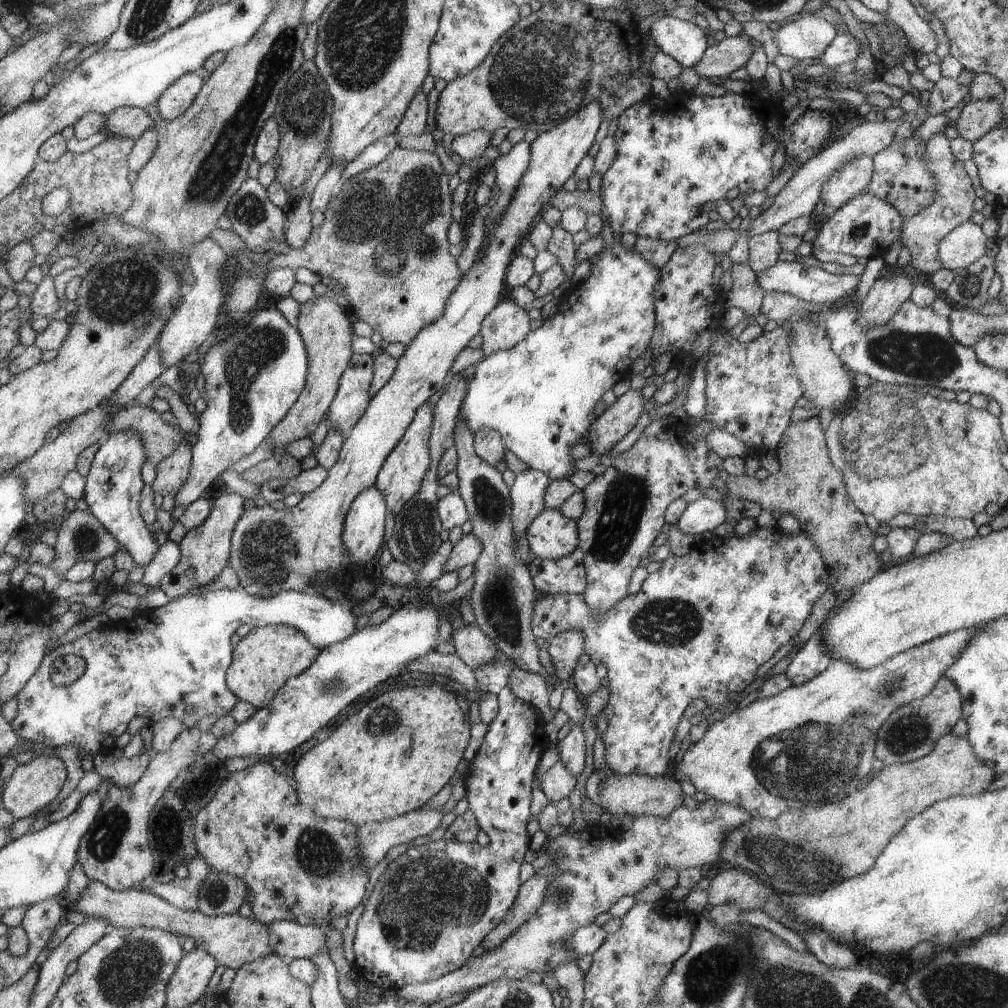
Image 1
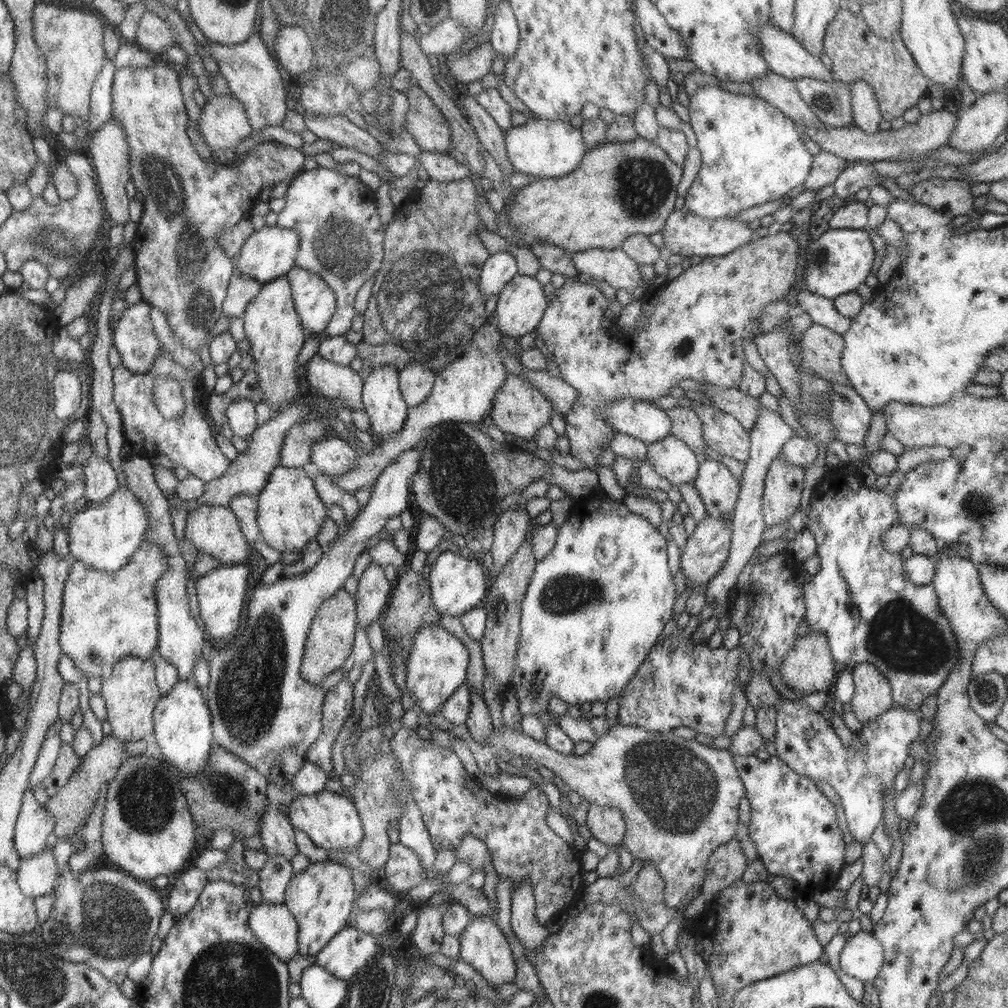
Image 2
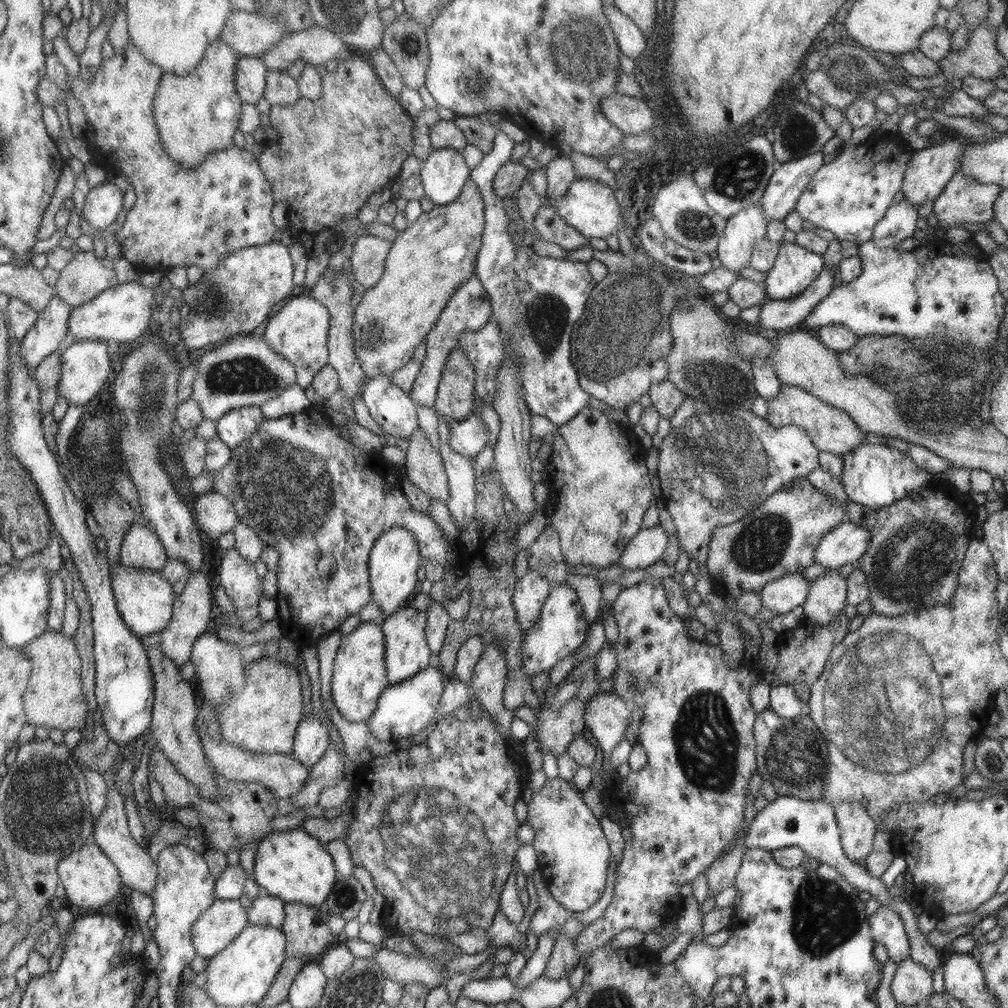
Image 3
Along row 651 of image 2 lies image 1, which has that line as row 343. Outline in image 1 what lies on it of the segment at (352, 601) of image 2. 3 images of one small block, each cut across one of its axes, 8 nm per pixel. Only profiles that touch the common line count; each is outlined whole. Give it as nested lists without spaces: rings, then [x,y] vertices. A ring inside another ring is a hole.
[[[316,297],[301,304],[300,316],[295,325],[306,343],[307,354],[310,356],[310,368],[307,372],[306,388],[300,393],[287,416],[272,429],[270,434],[274,450],[279,451],[285,451],[292,440],[312,436],[318,422],[324,418],[324,414],[328,414],[328,408],[331,408],[332,400],[335,400],[334,394],[336,390],[339,390],[338,380],[342,380],[342,372],[348,368],[352,357],[352,348],[350,348],[352,326],[346,312],[334,299]]]

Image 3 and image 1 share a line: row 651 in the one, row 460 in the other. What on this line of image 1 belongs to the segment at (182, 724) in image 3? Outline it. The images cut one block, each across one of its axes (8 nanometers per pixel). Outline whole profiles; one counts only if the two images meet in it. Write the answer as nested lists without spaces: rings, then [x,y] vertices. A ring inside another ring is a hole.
[[[133,402],[122,406],[112,421],[112,434],[120,430],[136,432],[142,438],[146,458],[154,464],[160,464],[174,454],[178,444],[185,439],[179,427],[164,422],[152,407],[144,408]]]

